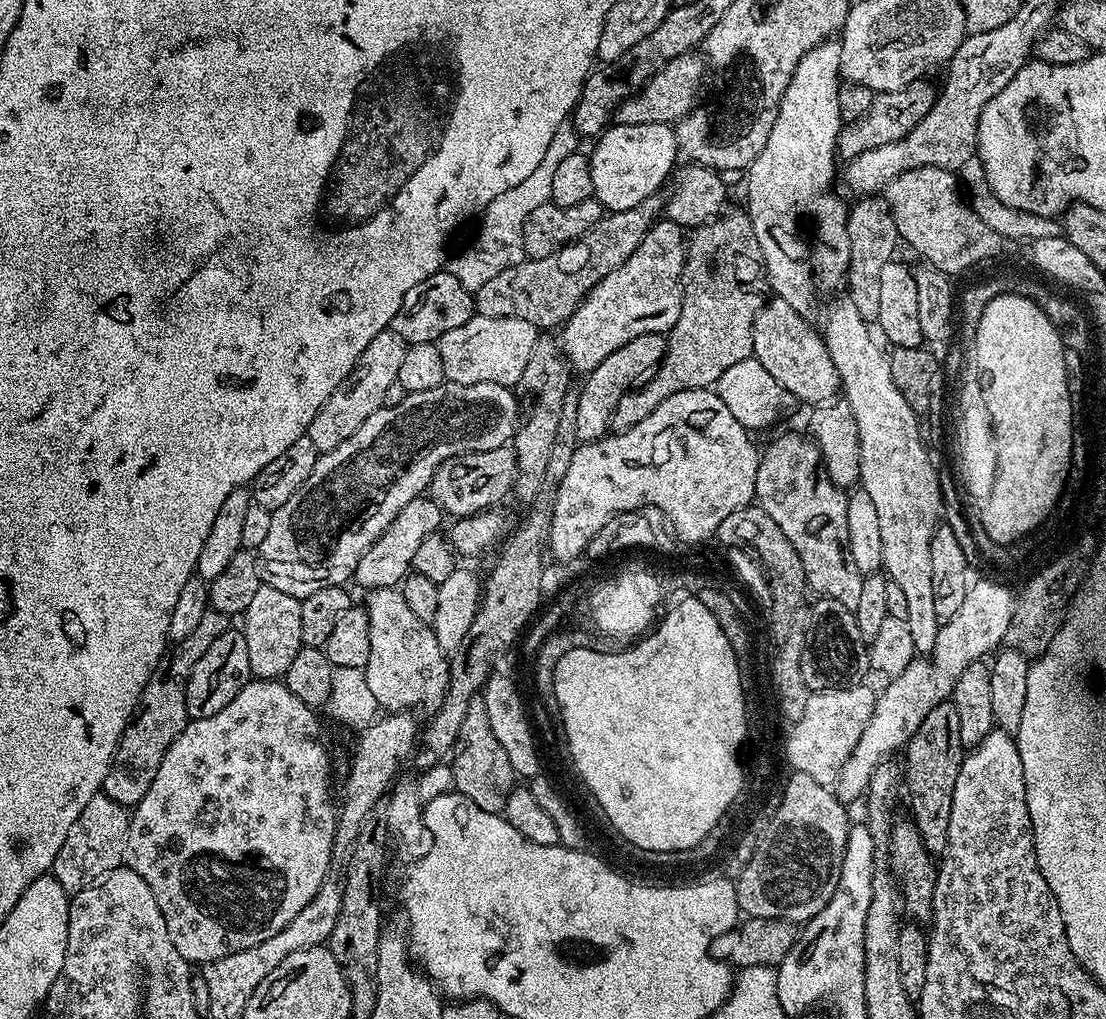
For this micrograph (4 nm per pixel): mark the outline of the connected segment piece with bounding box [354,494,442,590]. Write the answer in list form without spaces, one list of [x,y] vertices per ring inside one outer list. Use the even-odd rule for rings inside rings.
[[[425,494],[414,498],[414,502],[405,506],[398,514],[398,518],[390,522],[388,529],[376,539],[370,550],[366,550],[366,554],[358,558],[355,583],[360,583],[364,590],[396,588],[408,575],[418,546],[422,546],[423,540],[428,536],[437,535],[439,528],[436,527],[439,526],[440,519],[442,519],[440,507],[434,503],[431,496]]]

